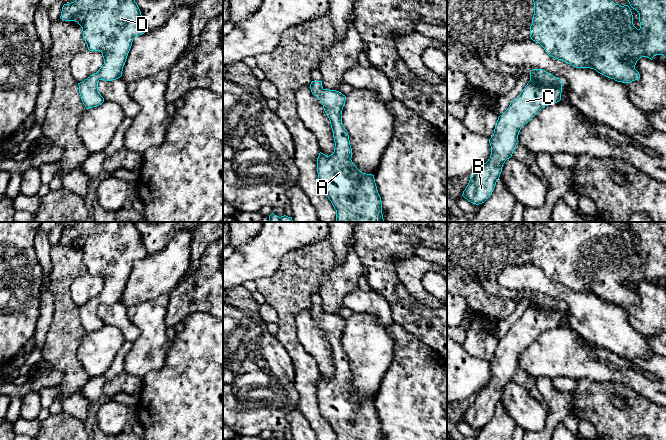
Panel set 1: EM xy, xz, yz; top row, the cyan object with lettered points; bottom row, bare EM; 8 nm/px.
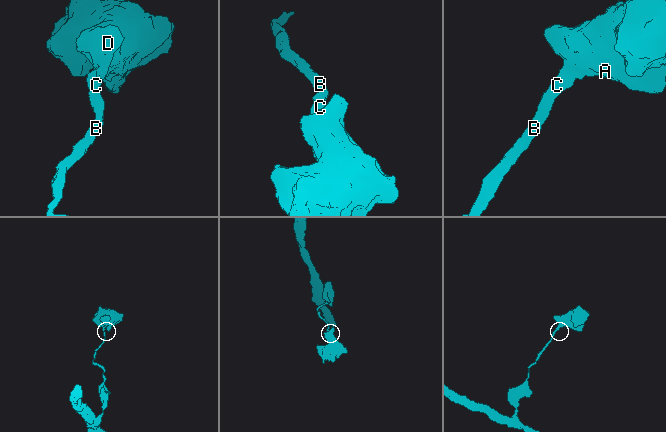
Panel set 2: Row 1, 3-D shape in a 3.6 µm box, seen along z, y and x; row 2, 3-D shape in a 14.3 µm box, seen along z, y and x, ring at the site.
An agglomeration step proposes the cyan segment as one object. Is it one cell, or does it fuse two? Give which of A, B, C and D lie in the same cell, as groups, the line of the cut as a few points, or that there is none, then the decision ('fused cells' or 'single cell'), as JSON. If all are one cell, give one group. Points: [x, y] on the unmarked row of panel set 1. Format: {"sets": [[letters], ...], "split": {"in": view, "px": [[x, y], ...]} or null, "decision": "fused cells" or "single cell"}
{"sets": [["A", "B", "C", "D"]], "split": null, "decision": "single cell"}

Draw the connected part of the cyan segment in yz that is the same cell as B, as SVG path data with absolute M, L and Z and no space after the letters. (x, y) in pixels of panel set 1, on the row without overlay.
M532 293L530 305L507 334L498 341L489 363L491 379L470 401L462 420L469 426L484 427L495 412L505 385L512 381L521 352L543 331L561 324L563 305L543 293Z

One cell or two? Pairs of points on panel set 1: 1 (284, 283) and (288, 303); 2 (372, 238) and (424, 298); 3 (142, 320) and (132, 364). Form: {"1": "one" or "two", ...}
{"1": "one", "2": "two", "3": "one"}

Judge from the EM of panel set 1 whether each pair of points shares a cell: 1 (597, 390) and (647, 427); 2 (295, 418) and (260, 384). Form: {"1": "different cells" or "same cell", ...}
{"1": "same cell", "2": "different cells"}

